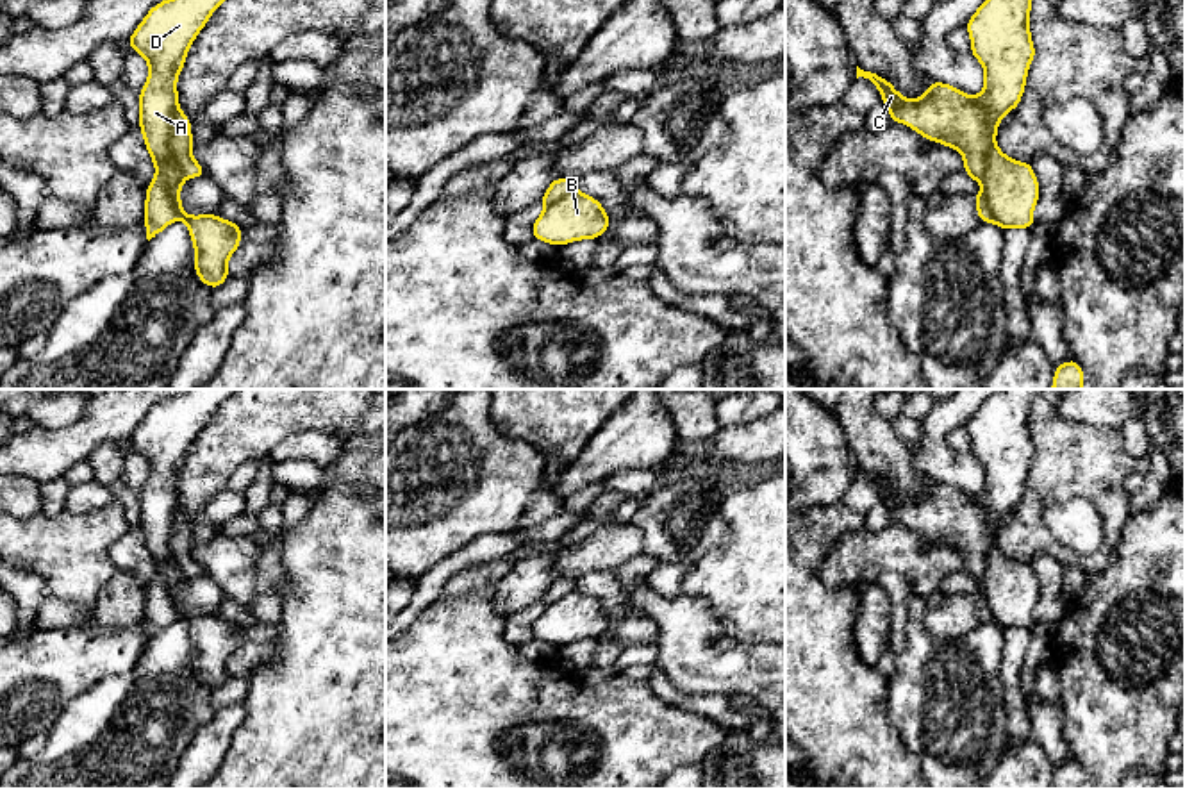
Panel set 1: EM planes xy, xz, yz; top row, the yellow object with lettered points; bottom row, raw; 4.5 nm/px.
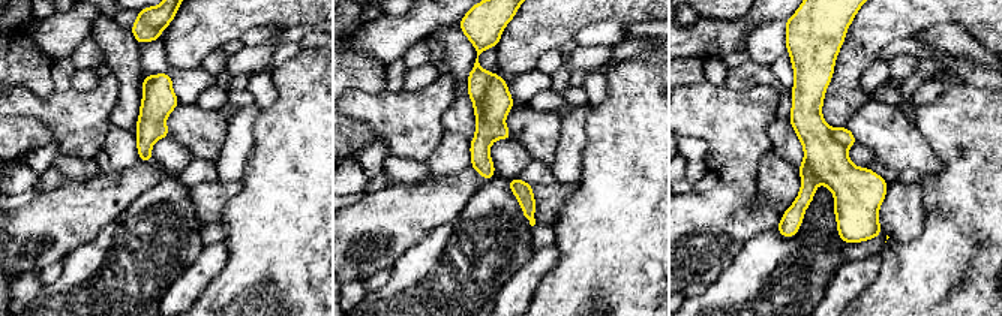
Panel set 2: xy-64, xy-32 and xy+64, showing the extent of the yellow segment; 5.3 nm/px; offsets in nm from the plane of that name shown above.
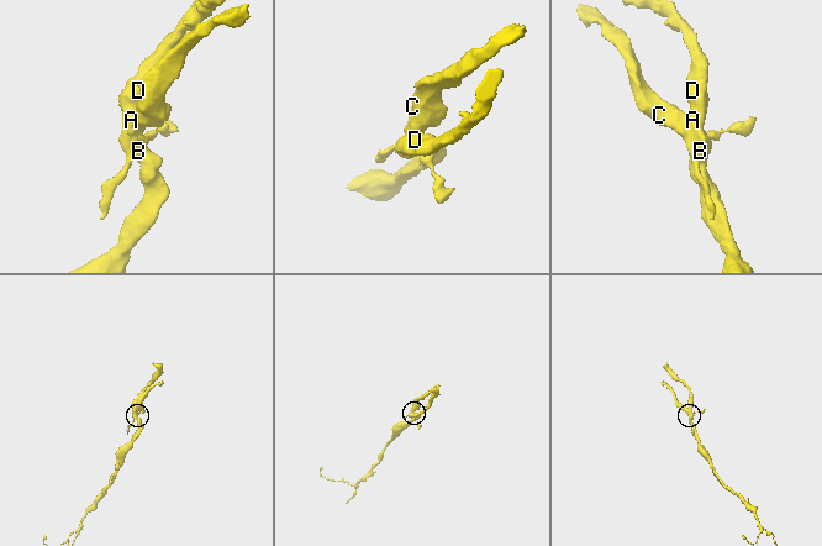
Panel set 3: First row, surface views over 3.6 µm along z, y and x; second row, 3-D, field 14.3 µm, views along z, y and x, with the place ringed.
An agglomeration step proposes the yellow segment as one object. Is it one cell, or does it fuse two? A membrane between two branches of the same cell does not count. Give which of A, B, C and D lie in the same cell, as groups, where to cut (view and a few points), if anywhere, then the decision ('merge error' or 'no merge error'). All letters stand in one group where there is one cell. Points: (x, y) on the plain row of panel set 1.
A B D / C | yz (977, 497), (989, 536), (986, 586) | merge error

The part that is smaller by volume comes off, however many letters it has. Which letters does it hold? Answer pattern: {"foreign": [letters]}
{"foreign": ["C"]}

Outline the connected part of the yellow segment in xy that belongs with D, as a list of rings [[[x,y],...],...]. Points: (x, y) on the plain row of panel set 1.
[[[186,389],[178,396],[164,398],[146,412],[134,434],[127,439],[130,448],[148,462],[148,478],[139,493],[139,528],[146,550],[153,561],[155,573],[164,578],[166,591],[178,612],[178,619],[187,625],[195,646],[193,668],[198,678],[214,689],[228,678],[228,657],[239,648],[243,628],[214,612],[191,616],[182,610],[180,589],[186,577],[170,561],[170,536],[178,507],[177,478],[184,468],[186,455],[212,412],[236,391],[239,389]]]

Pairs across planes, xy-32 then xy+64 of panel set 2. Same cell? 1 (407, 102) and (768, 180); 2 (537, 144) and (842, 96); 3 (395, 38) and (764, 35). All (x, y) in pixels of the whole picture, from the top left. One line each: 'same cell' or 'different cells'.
1: different cells
2: different cells
3: different cells

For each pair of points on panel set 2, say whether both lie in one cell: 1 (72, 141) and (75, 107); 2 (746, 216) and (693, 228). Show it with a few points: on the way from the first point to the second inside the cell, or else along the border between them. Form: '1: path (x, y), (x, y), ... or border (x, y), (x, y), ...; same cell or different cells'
1: path (75, 132), (75, 116); same cell
2: path (732, 219), (722, 219), (707, 228); same cell

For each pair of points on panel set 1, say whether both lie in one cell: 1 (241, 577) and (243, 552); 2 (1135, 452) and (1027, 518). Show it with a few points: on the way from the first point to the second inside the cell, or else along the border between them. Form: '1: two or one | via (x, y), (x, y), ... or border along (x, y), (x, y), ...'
1: one | via (241, 572), (241, 557)
2: two | border along (1119, 429), (1125, 440), (1125, 452), (1134, 461)

